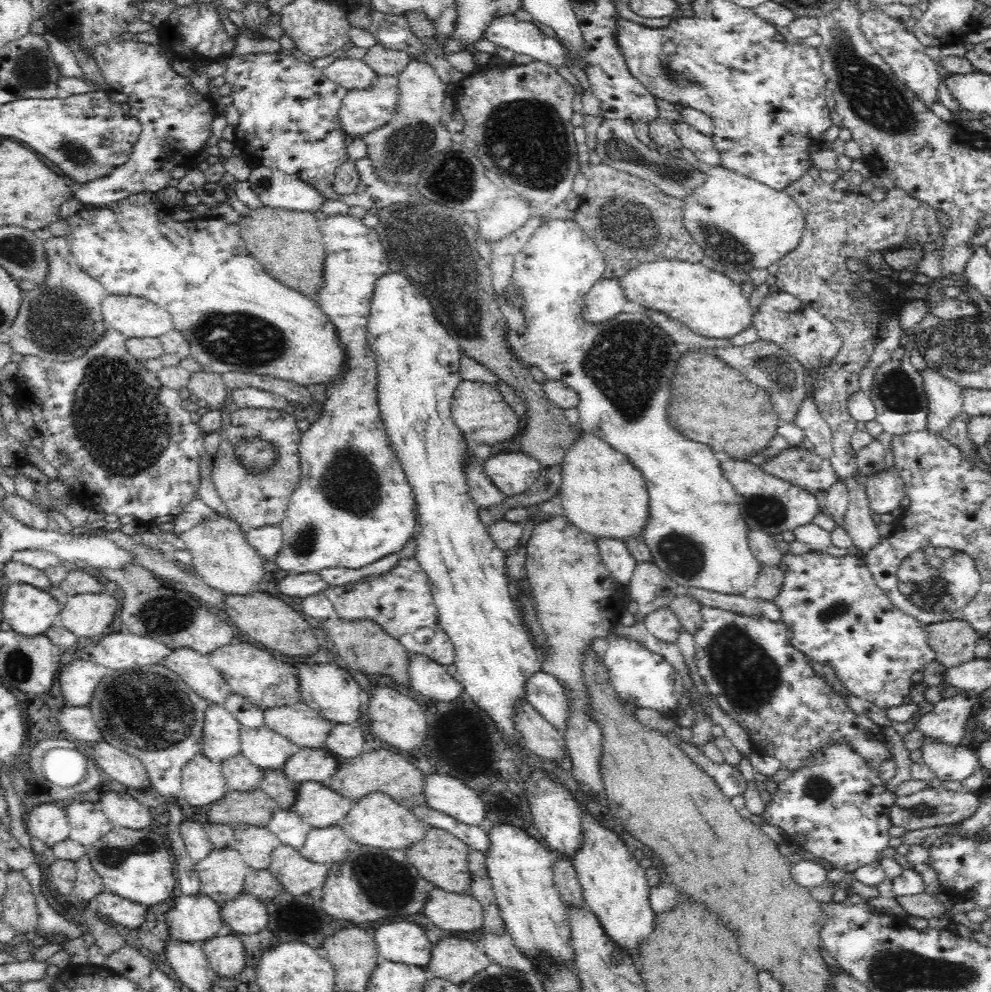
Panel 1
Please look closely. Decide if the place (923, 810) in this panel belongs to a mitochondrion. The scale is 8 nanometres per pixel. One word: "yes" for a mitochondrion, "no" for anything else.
yes

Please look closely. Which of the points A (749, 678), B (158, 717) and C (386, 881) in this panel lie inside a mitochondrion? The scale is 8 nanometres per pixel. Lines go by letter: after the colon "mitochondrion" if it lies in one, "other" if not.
A: mitochondrion
B: mitochondrion
C: mitochondrion

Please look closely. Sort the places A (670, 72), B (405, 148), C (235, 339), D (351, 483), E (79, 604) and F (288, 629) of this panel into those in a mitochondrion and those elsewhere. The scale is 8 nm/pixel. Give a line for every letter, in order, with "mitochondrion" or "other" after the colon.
A: mitochondrion
B: mitochondrion
C: mitochondrion
D: mitochondrion
E: other
F: other

